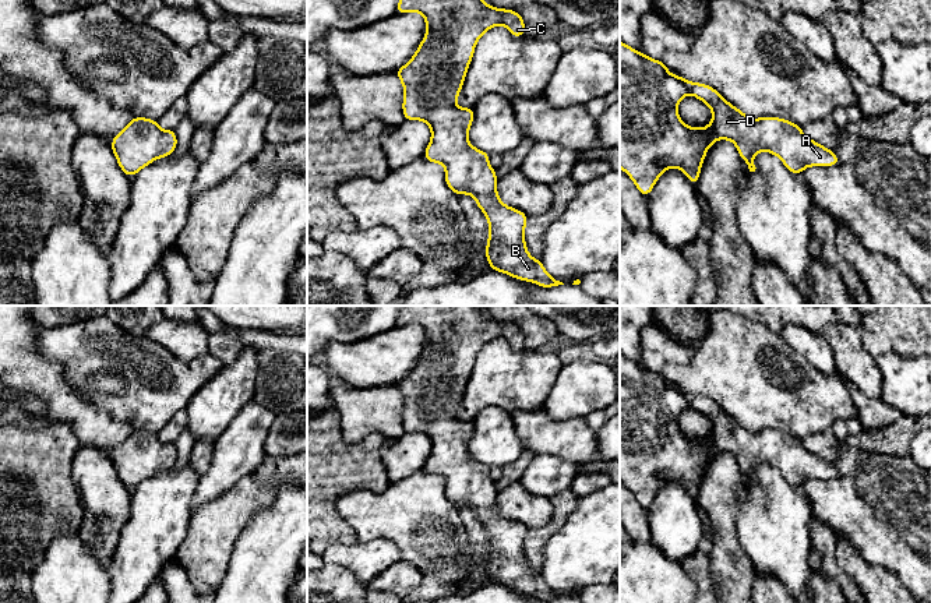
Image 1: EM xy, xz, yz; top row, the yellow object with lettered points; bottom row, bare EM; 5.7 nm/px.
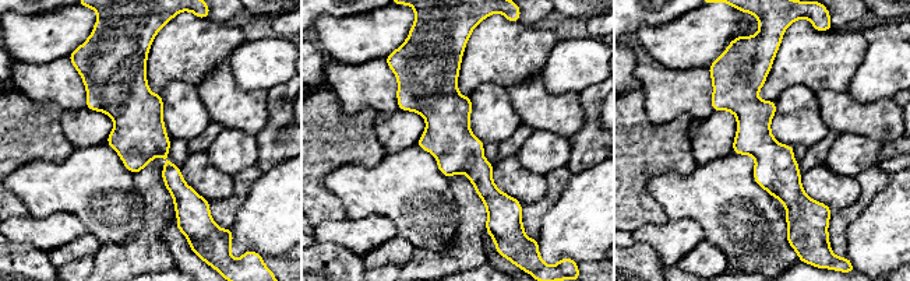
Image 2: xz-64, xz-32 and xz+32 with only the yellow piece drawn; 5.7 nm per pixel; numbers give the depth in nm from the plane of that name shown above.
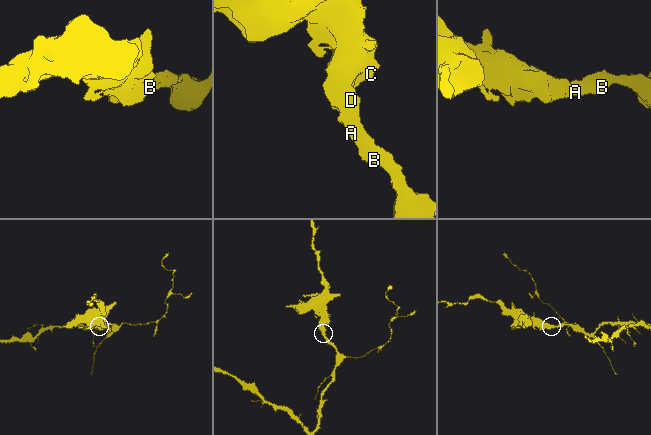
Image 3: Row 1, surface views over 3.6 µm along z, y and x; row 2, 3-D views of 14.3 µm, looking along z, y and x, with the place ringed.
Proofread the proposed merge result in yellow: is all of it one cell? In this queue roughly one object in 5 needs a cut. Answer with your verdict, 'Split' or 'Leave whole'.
Leave whole

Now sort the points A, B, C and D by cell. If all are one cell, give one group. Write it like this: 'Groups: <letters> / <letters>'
Groups: A B C D

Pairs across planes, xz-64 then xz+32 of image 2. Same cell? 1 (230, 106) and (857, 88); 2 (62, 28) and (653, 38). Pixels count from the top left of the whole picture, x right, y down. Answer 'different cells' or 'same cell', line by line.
1: different cells
2: same cell

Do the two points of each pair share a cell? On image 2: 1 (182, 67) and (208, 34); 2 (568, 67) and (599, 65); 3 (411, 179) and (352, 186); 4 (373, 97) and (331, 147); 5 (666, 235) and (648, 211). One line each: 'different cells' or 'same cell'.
1: same cell
2: same cell
3: same cell
4: different cells
5: different cells

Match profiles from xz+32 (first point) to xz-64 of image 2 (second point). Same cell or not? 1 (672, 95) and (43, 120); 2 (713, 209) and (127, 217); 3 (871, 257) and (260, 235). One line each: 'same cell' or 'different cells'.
1: different cells
2: same cell
3: same cell

